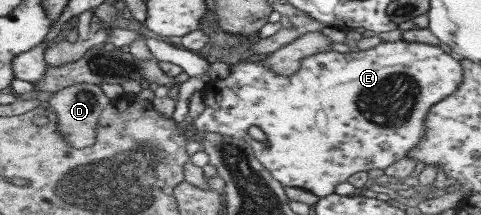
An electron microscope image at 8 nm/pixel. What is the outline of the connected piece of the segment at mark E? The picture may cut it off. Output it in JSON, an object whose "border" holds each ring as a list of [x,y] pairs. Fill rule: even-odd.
{"border":[[[399,28],[390,30],[390,32],[379,32],[376,35],[382,38],[382,42],[378,46],[351,53],[348,51],[350,44],[344,45],[343,43],[332,41],[332,51],[306,57],[301,61],[300,72],[296,72],[292,76],[282,76],[282,74],[274,73],[274,70],[270,69],[270,66],[265,64],[264,61],[246,63],[243,60],[238,61],[238,65],[234,64],[231,66],[231,72],[224,80],[210,79],[205,86],[203,92],[205,94],[206,110],[194,121],[195,127],[200,132],[217,133],[233,137],[235,140],[247,141],[257,154],[258,160],[267,169],[270,169],[276,180],[286,186],[295,186],[296,188],[308,190],[320,199],[333,195],[336,192],[336,186],[346,182],[354,172],[387,169],[408,156],[411,151],[422,144],[422,138],[426,136],[426,130],[428,130],[425,124],[428,123],[430,111],[442,101],[448,99],[454,91],[458,90],[458,87],[462,84],[462,72],[460,72],[460,64],[454,58],[450,58],[450,54],[444,52],[439,45],[405,41]],[[252,126],[257,126],[264,132],[269,146],[254,140],[248,134]]]}

